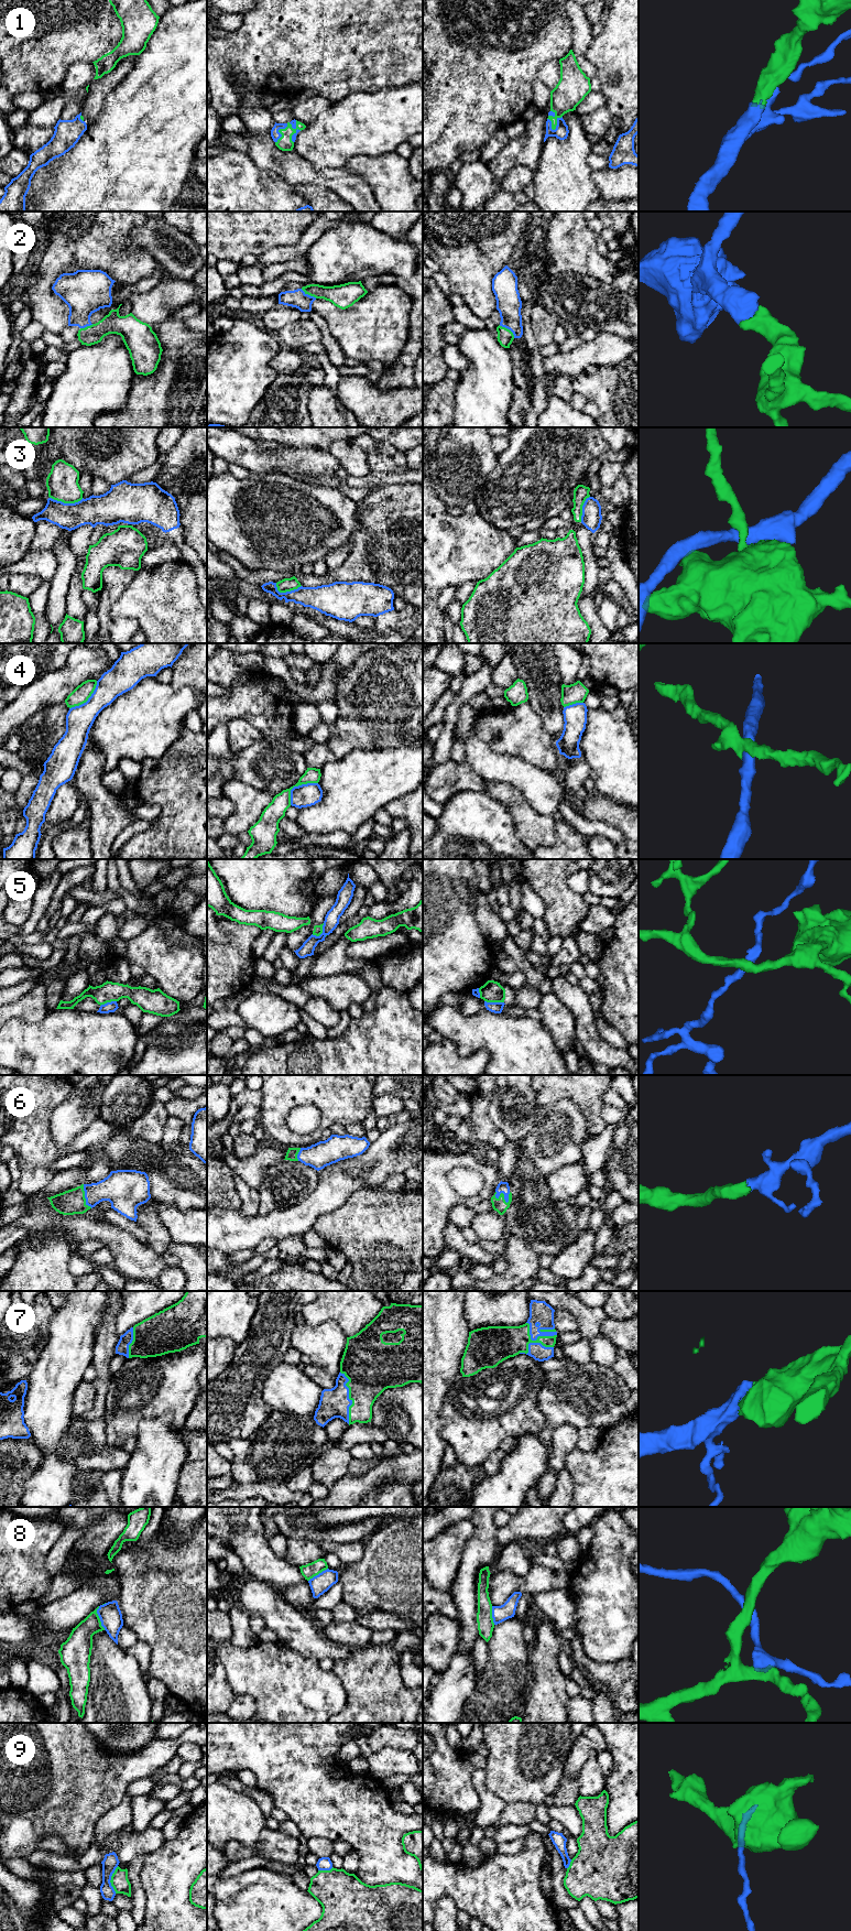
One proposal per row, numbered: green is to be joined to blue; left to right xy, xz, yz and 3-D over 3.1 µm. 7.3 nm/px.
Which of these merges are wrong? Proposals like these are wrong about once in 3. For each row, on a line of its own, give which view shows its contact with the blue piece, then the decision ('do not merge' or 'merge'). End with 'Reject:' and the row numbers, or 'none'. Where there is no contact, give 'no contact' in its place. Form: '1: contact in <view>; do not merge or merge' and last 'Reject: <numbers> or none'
1: contact in xz; merge
2: contact in yz; merge
3: contact in xy; do not merge
4: contact in xz; do not merge
5: contact in xz; do not merge
6: contact in yz; merge
7: contact in yz; merge
8: contact in xy; do not merge
9: contact in xy; do not merge
Reject: 3, 4, 5, 8, 9

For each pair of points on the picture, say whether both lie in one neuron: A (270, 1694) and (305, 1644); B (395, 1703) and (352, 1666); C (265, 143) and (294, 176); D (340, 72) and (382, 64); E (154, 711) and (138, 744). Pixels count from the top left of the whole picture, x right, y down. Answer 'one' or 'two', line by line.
A: two
B: one
C: one
D: one
E: one

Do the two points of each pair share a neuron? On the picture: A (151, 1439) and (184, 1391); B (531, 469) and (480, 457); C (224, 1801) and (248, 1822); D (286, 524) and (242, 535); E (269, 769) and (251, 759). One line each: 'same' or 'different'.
A: different
B: different
C: same
D: same
E: same

